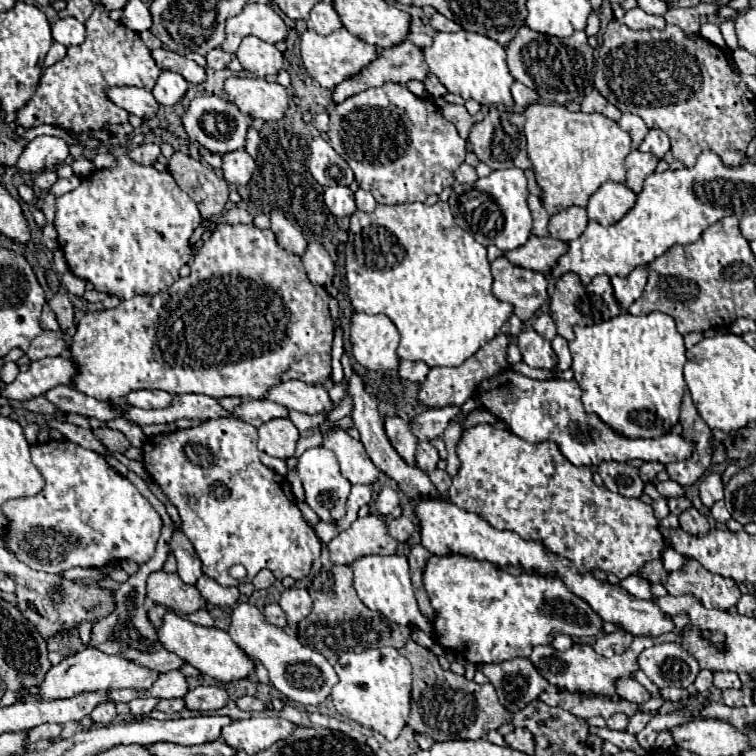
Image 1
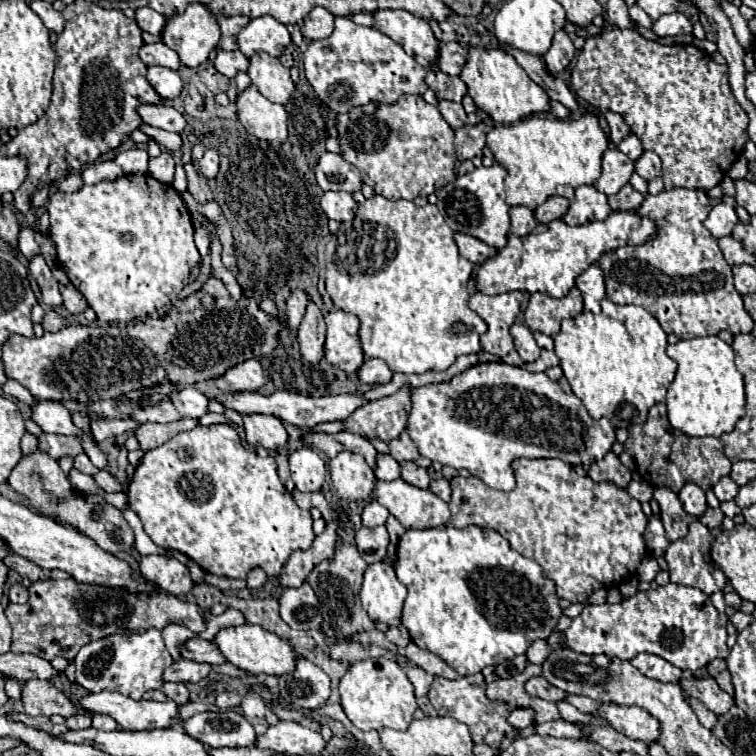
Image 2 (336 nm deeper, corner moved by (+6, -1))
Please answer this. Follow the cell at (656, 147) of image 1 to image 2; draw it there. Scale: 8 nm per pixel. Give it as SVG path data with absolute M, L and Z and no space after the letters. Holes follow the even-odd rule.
M644 151L640 155L640 159L636 161L636 173L642 179L646 179L646 181L658 177L662 173L662 169L660 169L660 157L654 151Z

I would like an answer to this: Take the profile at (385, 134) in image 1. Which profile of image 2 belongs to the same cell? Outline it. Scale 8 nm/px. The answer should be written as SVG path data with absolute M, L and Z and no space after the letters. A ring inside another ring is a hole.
M402 95L400 101L386 105L380 101L370 101L368 105L360 105L348 113L340 113L336 119L338 129L338 143L342 149L342 157L356 165L356 169L362 175L362 183L370 185L378 195L392 199L392 201L412 201L414 197L422 195L428 197L436 193L440 187L452 183L456 179L454 163L456 163L456 151L454 151L454 131L450 125L440 117L440 111L426 103L420 95Z

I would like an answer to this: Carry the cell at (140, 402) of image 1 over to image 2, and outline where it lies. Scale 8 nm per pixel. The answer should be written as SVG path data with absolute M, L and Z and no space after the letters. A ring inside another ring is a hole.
M194 387L174 389L170 393L170 401L176 405L176 409L182 417L200 419L202 415L208 413L208 397L200 391L196 391Z

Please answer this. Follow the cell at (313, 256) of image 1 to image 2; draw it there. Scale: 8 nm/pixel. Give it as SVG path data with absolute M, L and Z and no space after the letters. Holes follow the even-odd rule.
M308 297L308 309L304 313L304 319L298 327L298 341L300 341L300 351L302 357L308 363L318 363L324 355L324 339L326 339L326 325L324 325L324 315L320 307Z

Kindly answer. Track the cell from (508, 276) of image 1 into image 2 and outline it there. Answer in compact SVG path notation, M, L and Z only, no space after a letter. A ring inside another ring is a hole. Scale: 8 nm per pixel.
M476 291L470 297L470 309L476 311L488 325L488 331L480 339L484 351L504 357L514 349L512 335L508 329L520 313L522 297L524 293L520 291L510 291L502 295L486 295L482 291Z

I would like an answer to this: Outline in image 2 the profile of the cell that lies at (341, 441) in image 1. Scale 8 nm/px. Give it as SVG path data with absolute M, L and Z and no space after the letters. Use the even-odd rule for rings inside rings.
M342 451L330 459L328 467L338 497L348 501L364 501L370 497L376 485L376 477L364 457Z

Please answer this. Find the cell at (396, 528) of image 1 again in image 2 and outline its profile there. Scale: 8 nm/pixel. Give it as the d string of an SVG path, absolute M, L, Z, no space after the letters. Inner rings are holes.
M384 525L374 527L374 529L362 527L362 529L356 533L358 551L360 551L360 555L364 557L366 563L384 561L388 543L390 543L390 539L388 539L388 531L386 531Z

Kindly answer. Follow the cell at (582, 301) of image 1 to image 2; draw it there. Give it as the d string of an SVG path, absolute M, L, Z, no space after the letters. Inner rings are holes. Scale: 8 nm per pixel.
M572 287L572 291L562 299L548 297L546 293L532 293L524 317L526 317L526 325L532 331L540 331L544 335L554 337L556 333L560 333L562 319L578 317L582 311L584 311L584 303L580 297L580 289Z

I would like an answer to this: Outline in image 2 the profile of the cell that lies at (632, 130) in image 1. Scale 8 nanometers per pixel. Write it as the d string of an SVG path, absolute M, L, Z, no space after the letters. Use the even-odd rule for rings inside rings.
M628 135L628 137L624 137L618 145L616 145L622 153L626 153L632 161L636 161L640 155L642 155L642 151L644 151L644 147L640 145L640 139L636 137L636 135Z

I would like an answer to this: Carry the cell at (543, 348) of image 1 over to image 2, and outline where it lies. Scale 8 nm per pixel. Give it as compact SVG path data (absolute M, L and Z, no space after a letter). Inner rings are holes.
M512 325L510 327L510 335L514 337L514 345L518 355L522 357L522 361L536 361L540 357L540 347L536 345L532 331L526 325Z

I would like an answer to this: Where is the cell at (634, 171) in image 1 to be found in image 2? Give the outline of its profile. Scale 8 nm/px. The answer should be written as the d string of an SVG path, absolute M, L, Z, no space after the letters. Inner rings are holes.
M616 147L608 149L602 157L602 175L600 181L596 181L596 189L600 189L606 195L614 195L630 181L632 173L634 161Z

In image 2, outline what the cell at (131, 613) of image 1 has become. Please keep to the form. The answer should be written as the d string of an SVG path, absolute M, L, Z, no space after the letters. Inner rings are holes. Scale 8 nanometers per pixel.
M194 635L192 639L188 639L184 643L182 657L188 661L200 661L200 663L210 663L210 665L226 661L212 641L204 641L198 635Z

